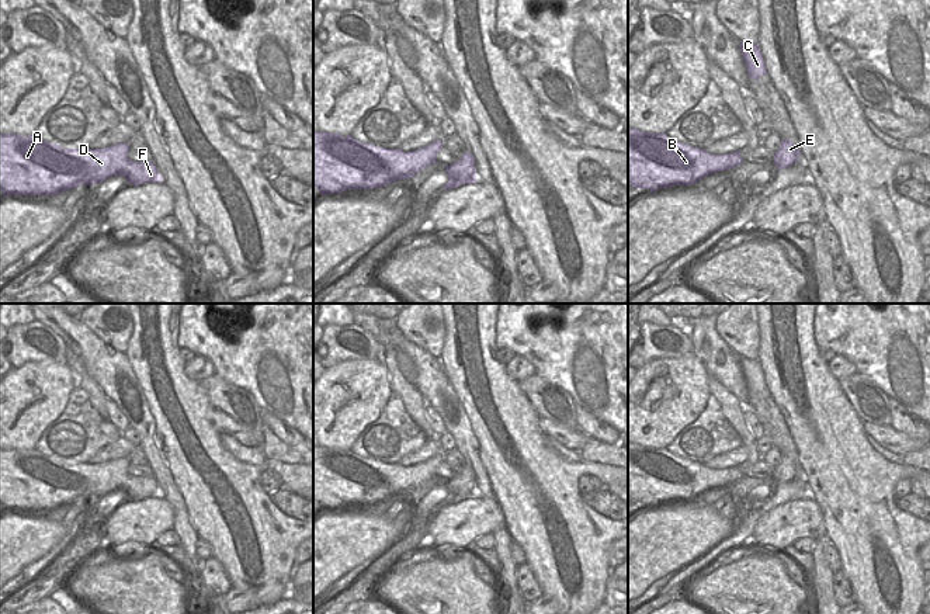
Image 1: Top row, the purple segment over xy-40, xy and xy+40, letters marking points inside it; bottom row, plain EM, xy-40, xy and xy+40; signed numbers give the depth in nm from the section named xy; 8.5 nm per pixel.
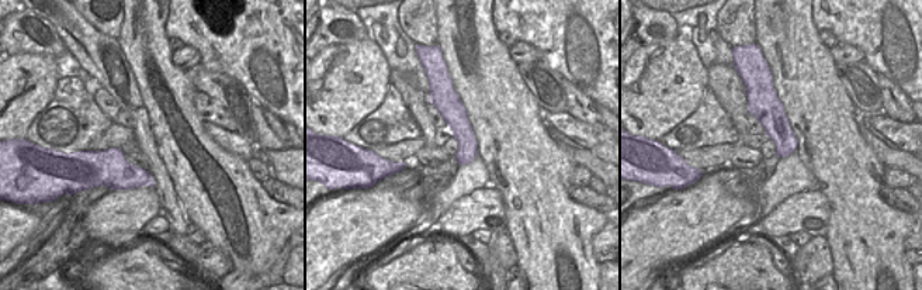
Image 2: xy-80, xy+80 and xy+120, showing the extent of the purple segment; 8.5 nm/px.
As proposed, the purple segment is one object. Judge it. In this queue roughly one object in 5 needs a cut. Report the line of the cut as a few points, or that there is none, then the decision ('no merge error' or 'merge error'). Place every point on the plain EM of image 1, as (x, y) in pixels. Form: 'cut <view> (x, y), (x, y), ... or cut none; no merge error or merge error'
cut none; no merge error

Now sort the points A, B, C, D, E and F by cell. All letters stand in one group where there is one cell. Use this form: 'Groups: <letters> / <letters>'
Groups: A B C D E F.

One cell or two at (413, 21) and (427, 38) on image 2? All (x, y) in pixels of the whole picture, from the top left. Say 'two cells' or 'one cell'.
one cell

